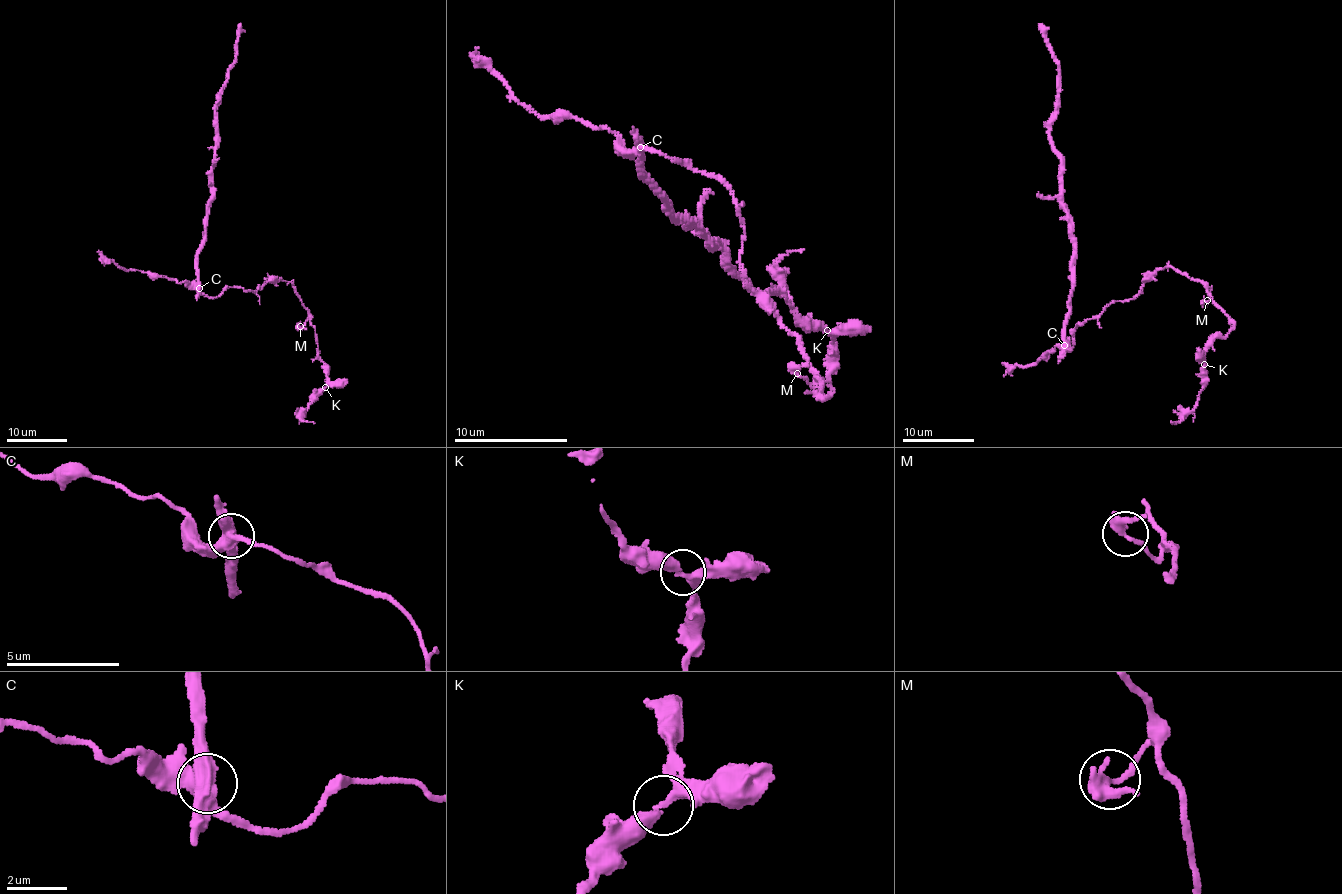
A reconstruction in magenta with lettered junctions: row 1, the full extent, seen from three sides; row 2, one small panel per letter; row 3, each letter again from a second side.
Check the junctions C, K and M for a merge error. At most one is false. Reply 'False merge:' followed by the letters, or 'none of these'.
False merge: C

